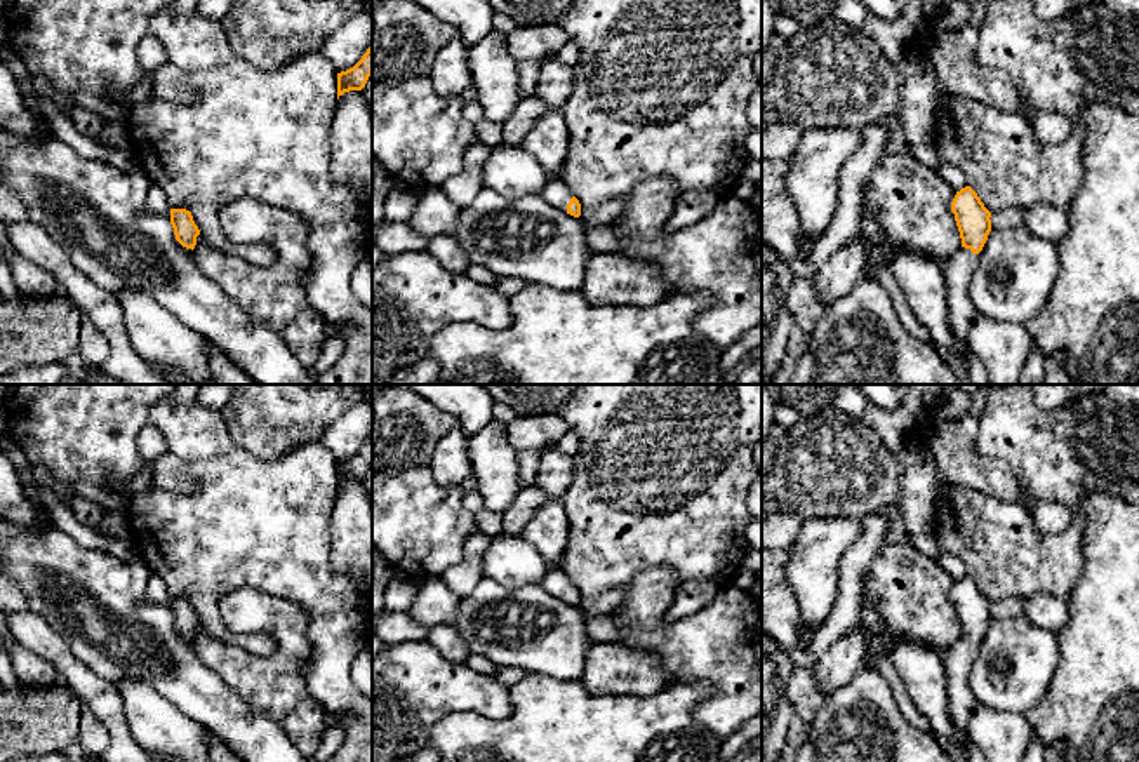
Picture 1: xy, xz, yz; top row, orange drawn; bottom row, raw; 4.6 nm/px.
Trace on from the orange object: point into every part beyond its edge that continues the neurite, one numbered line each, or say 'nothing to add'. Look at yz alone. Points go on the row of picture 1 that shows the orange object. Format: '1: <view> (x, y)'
1: yz (959, 270)

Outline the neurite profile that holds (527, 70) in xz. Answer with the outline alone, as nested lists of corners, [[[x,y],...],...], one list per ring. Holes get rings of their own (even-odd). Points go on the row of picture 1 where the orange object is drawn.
[[[541,61],[518,63],[518,89],[522,97],[534,96],[541,64]]]

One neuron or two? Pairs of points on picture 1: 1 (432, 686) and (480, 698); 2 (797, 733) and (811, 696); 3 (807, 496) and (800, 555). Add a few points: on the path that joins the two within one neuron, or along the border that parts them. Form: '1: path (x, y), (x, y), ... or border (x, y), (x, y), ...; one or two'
1: path (444, 688), (468, 691); one
2: path (800, 724), (805, 705); one
3: border (844, 517), (809, 517), (802, 522); two

